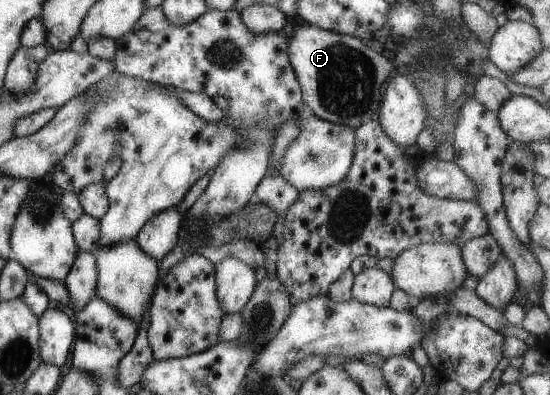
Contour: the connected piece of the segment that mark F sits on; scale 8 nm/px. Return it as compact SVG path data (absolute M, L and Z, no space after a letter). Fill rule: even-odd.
M313 25L295 26L287 38L287 58L295 72L307 113L355 130L378 116L383 82L391 64L371 50L368 41L340 35Z

